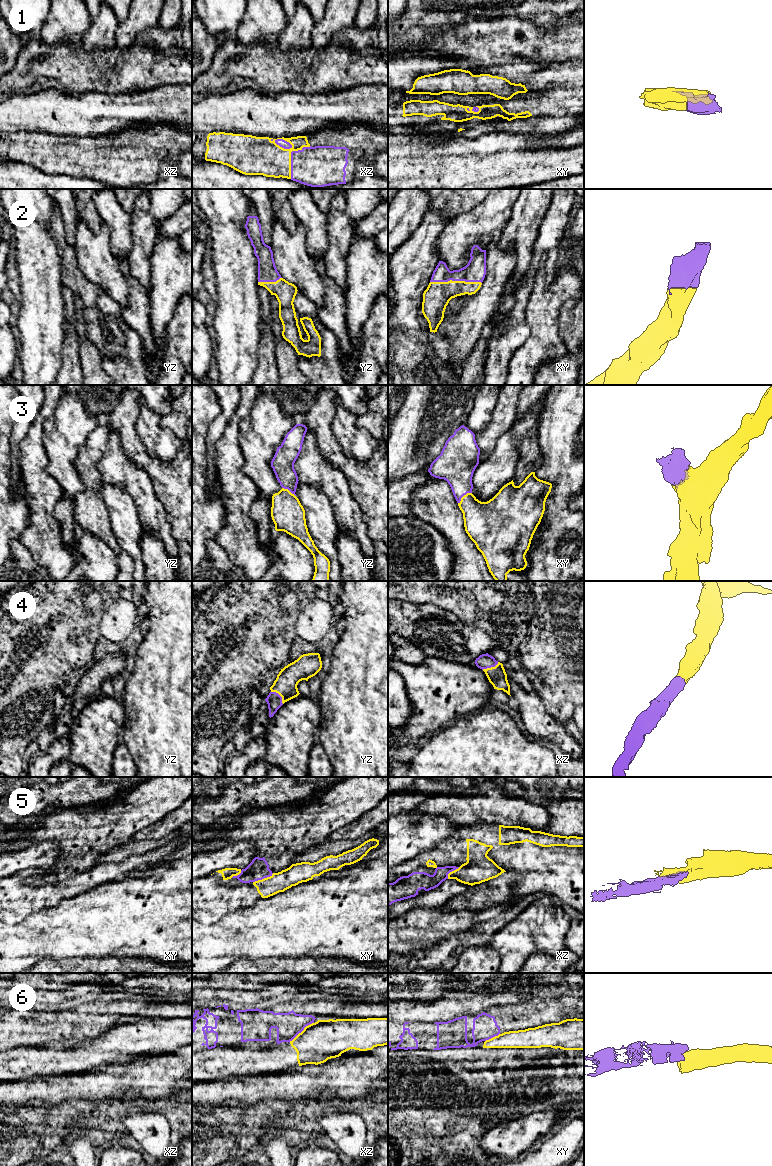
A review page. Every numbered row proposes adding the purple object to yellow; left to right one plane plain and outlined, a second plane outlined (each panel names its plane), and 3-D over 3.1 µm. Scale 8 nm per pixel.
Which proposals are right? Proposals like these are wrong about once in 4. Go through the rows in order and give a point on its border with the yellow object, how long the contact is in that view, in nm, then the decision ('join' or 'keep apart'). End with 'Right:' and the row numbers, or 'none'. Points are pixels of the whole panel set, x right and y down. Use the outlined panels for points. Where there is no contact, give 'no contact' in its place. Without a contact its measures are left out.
1: xz (290, 156) | 300 nm | join
2: xy (456, 281) | 420 nm | join
3: xy (463, 496) | 140 nm | join
4: yz (279, 694) | 140 nm | join
5: xy (264, 878) | 180 nm | keep apart
6: xz (302, 1031) | 260 nm | keep apart
Right: 1, 2, 3, 4

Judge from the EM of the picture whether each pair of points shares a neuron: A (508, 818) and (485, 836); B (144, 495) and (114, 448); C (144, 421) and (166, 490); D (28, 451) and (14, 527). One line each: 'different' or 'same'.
A: different
B: same
C: different
D: different

